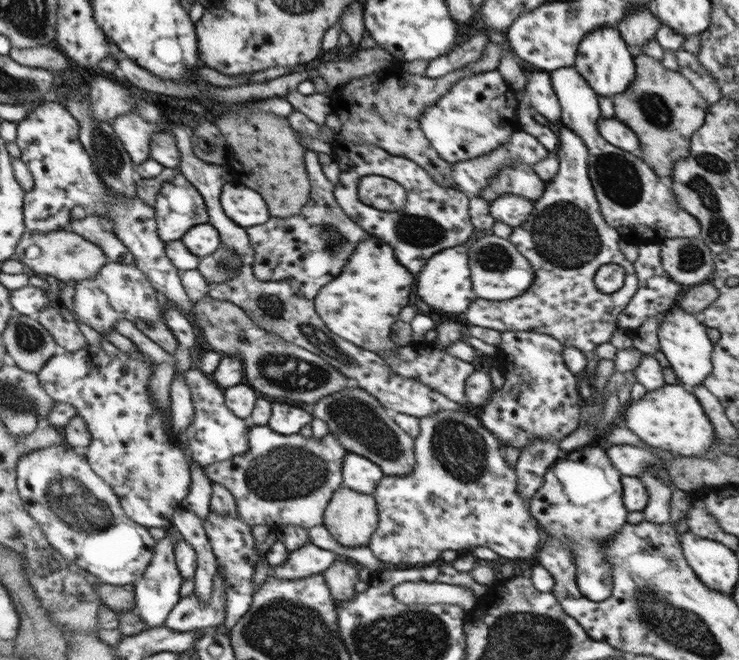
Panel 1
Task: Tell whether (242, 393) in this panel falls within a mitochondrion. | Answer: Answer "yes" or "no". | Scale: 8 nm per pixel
no

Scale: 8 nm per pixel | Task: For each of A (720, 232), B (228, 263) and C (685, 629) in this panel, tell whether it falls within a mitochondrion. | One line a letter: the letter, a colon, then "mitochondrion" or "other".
A: mitochondrion
B: mitochondrion
C: mitochondrion

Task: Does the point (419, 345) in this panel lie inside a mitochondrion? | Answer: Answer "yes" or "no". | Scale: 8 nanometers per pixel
no

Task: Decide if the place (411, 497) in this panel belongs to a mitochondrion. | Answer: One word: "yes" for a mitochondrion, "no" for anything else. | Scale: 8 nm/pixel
no

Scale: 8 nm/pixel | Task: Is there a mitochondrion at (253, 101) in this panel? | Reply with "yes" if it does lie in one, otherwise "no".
no

